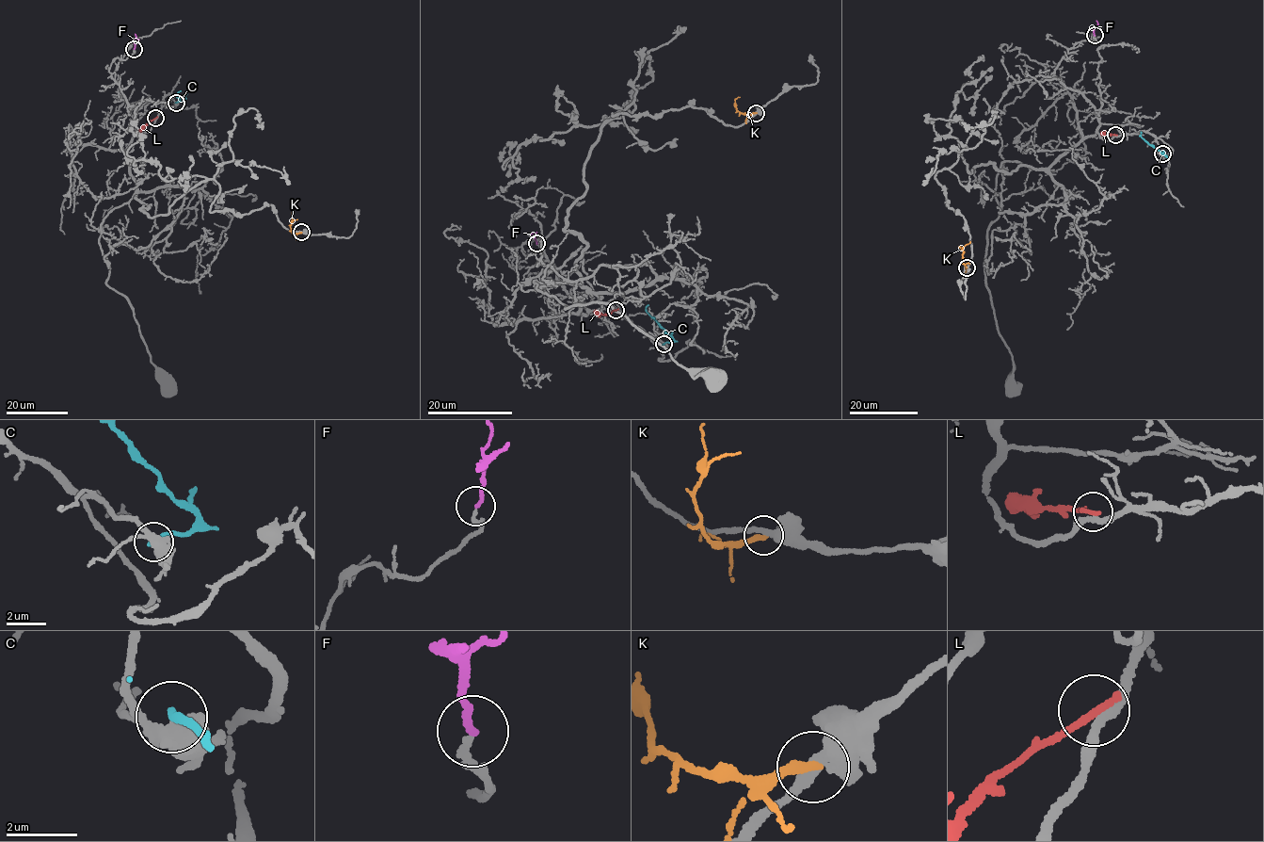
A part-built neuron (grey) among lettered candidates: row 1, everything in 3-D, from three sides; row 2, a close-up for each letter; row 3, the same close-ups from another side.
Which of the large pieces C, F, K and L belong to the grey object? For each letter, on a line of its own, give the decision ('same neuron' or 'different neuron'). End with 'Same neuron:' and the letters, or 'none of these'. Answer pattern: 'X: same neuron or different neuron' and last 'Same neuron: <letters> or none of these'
C: different neuron
F: same neuron
K: different neuron
L: different neuron
Same neuron: F

